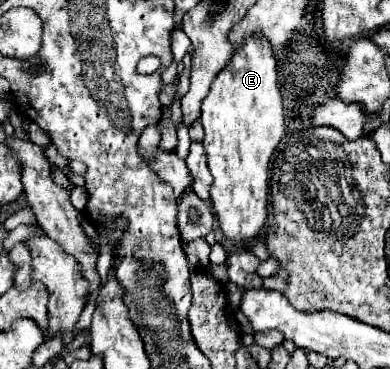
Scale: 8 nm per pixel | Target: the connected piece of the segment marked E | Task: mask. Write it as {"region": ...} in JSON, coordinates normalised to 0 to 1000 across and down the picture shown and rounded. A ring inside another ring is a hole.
{"region":[[[646,92],[549,211],[518,276],[523,412],[549,477],[538,515],[574,640],[605,661],[656,645],[687,585],[692,428],[728,374],[723,260],[708,222],[708,157],[667,92]]]}

